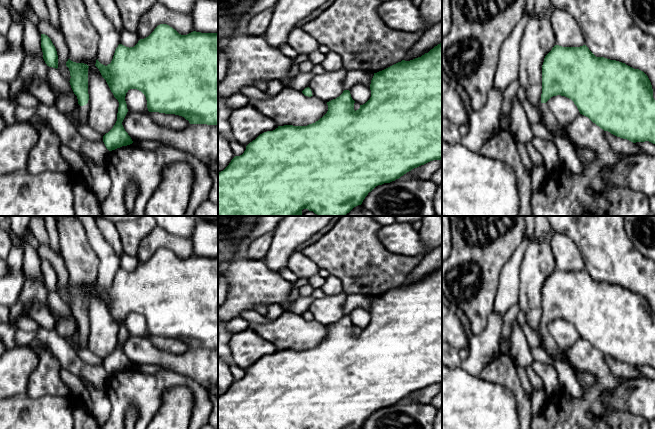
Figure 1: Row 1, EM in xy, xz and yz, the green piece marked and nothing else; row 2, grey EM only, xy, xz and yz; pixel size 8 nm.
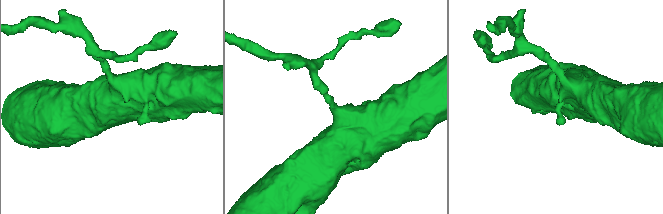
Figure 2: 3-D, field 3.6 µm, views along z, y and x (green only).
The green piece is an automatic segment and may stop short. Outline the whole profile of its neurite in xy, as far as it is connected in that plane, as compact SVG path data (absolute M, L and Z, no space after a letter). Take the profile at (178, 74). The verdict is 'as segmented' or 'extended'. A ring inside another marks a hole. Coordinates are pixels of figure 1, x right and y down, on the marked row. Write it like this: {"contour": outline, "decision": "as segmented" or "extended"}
{"contour": "M160 24L148 37L140 39L134 47L129 48L119 44L111 63L107 66L101 64L98 59L95 66L119 102L117 121L103 136L103 142L109 151L133 143L122 125L128 112L125 96L130 89L137 89L145 95L149 112L179 115L190 124L218 125L218 33L193 31L181 35L169 25Z", "decision": "as segmented"}

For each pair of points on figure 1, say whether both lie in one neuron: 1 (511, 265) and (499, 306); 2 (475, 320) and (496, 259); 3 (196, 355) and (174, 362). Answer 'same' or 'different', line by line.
1: same
2: same
3: same

